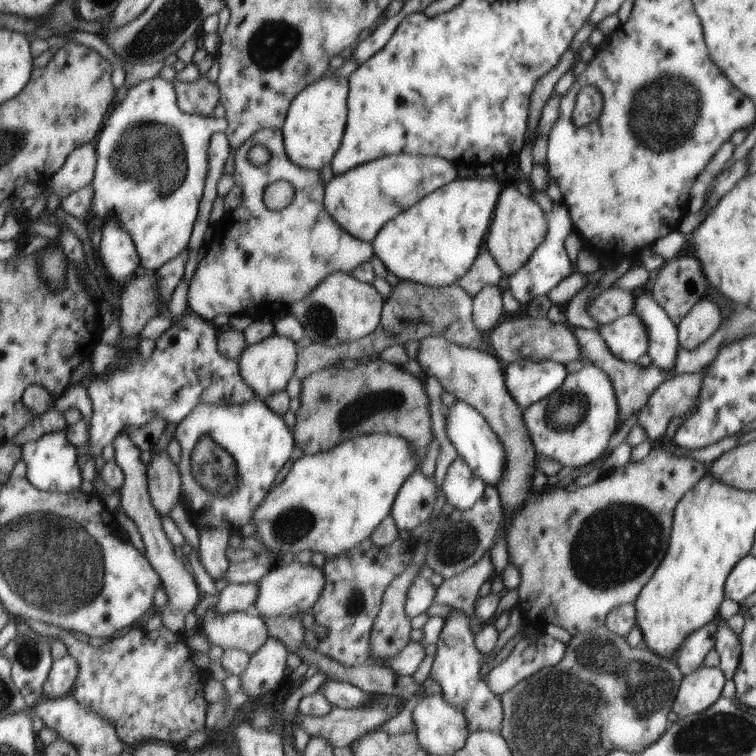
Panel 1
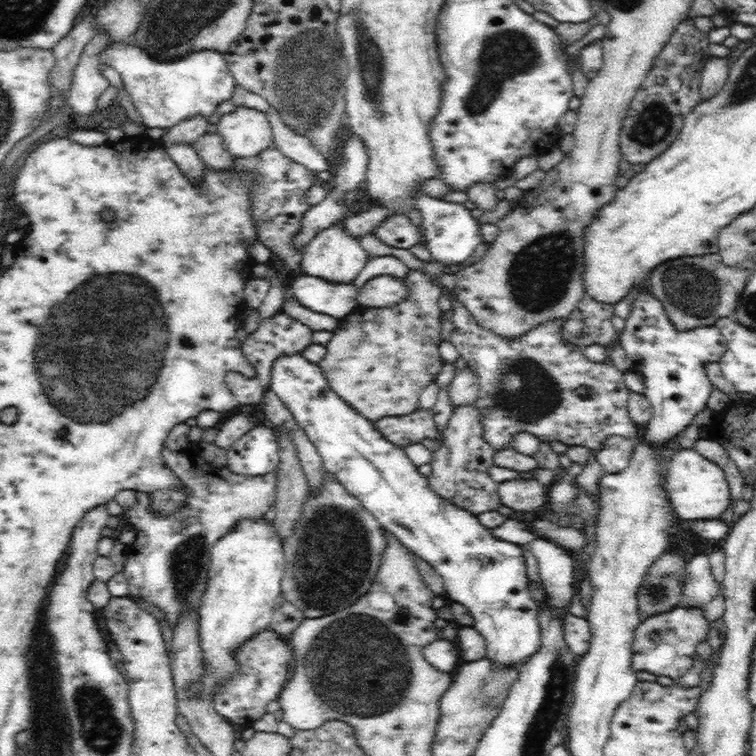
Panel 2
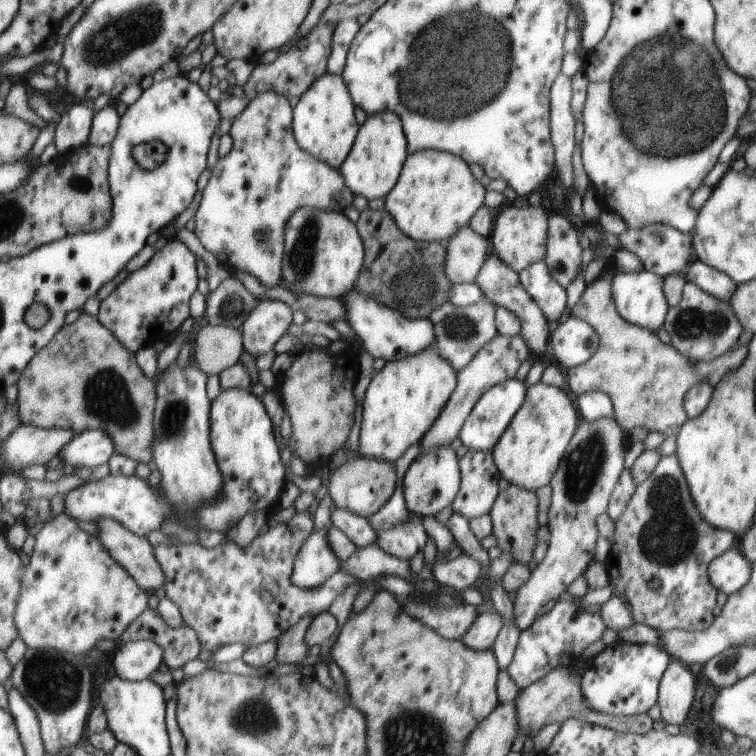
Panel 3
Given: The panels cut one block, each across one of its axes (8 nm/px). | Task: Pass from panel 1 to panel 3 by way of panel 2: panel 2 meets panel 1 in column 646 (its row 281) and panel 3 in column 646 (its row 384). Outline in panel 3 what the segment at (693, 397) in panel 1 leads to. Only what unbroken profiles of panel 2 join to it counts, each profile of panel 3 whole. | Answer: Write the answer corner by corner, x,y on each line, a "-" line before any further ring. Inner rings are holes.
611,263
604,267
598,278
586,284
580,299
571,308
572,316
585,320
598,333
599,347
587,362
567,370
567,390
572,396
589,390
605,392
613,404
613,418
625,432
644,426
649,432
662,432
666,437
677,435
688,420
683,407
688,388
702,381
714,388
727,372
741,367
747,344
736,346
711,361
687,360
672,344
662,343
656,333
629,323
618,314
611,291
616,271

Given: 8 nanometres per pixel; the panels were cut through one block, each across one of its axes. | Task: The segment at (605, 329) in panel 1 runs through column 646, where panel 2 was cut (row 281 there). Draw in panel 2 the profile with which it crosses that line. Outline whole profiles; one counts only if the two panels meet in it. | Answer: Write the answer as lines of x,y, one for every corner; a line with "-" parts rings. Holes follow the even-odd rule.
342,221
332,223
328,228
322,229
305,245
302,253
301,268
305,275
322,277
332,283
354,282
365,264
369,261
369,254
360,245
356,237
350,235

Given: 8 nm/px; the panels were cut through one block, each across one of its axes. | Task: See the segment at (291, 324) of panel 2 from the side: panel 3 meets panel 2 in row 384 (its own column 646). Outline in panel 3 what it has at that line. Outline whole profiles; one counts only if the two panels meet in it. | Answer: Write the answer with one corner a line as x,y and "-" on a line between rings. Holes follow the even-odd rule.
654,223
641,229
624,230
618,235
620,248
635,254
643,262
644,270
660,275
662,278
672,273
683,273
689,264
696,260
691,234
684,234
675,228

